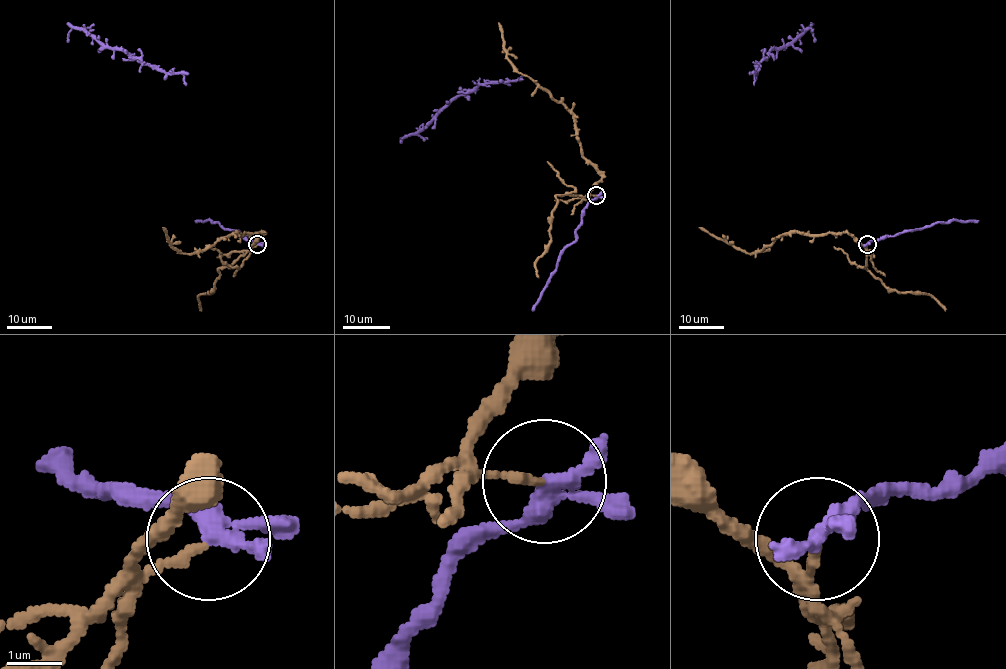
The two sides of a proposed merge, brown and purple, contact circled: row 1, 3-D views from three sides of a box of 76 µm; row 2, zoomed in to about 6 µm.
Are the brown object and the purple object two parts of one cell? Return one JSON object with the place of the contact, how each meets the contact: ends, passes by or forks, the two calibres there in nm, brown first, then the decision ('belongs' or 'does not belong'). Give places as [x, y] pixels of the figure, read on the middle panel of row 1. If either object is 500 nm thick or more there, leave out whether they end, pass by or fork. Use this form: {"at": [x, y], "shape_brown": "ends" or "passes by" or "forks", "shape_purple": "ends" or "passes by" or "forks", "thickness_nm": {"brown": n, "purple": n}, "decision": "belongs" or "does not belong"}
{"at": [596, 195], "shape_brown": "ends", "shape_purple": "forks", "thickness_nm": {"brown": 160, "purple": 260}, "decision": "does not belong"}

